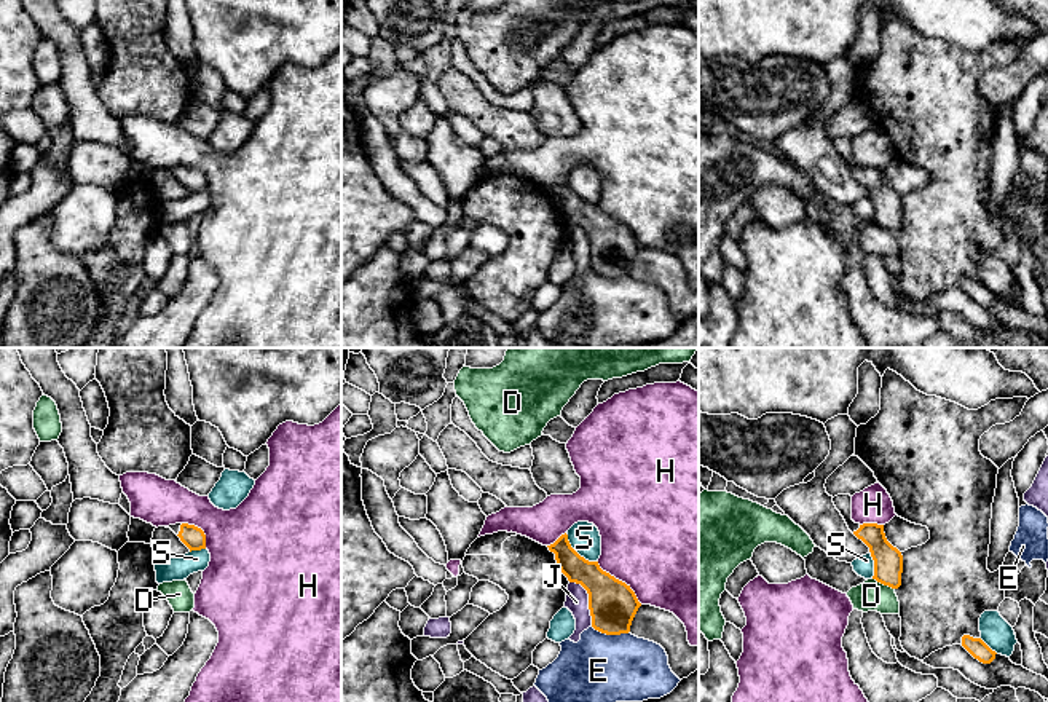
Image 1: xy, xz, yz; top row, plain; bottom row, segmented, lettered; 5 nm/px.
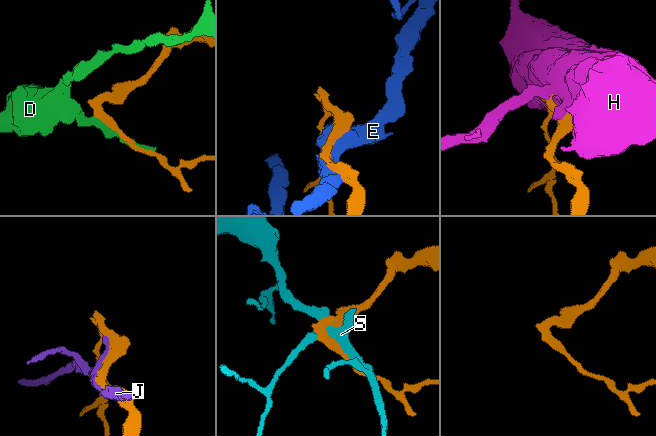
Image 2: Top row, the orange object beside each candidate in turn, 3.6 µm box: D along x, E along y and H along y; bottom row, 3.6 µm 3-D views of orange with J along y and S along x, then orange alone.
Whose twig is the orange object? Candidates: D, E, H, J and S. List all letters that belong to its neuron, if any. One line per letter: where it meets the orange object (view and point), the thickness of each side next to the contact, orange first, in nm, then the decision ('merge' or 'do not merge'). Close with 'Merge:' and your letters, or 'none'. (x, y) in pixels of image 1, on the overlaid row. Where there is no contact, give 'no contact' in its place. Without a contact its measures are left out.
D: yz (884, 584) | 140/160 nm | do not merge
E: xz (610, 634) | 240/340 nm | do not merge
H: xz (621, 581) | 240/500 nm | do not merge
J: xz (589, 600) | 240/110 nm | do not merge
S: xz (576, 552) | 180/160 nm | do not merge
Merge: none

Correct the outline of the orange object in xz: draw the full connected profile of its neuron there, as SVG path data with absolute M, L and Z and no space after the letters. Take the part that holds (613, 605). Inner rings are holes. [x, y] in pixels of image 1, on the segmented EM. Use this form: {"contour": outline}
{"contour": "M566 533L547 547L555 554L557 565L568 581L587 590L592 627L606 635L628 633L641 606L630 586L603 571L598 562L581 557Z"}

